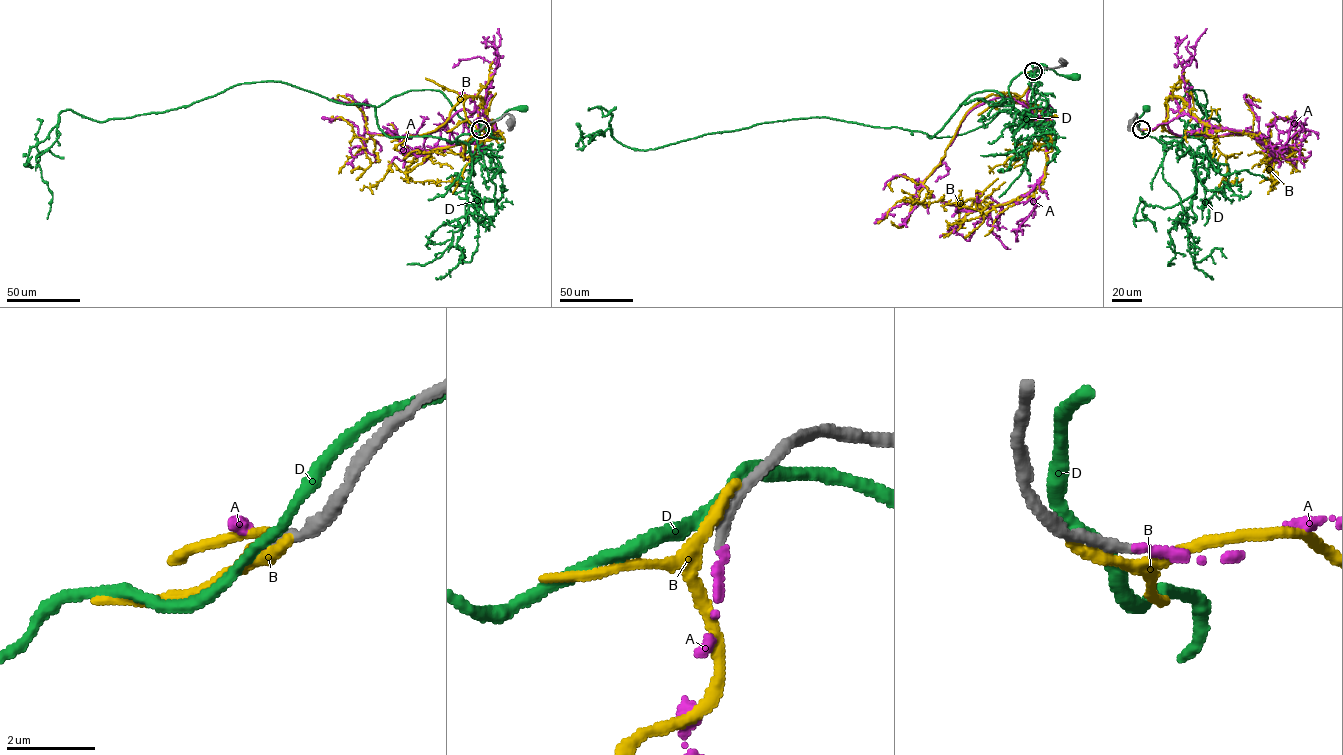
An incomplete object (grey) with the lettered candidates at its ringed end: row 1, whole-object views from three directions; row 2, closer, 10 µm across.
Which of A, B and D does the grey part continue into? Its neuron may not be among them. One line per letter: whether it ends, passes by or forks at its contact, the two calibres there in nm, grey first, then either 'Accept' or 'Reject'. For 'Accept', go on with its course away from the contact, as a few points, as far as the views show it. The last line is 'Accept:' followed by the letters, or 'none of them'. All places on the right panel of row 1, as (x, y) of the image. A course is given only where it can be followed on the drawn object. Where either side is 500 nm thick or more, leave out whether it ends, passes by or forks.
A: It ends there. Thickness 240 nm (grey) against 200 nm. Accept. Its course: (1141, 130), (1168, 123), (1180, 109), (1219, 129), (1249, 132), (1276, 146), (1280, 155), (1310, 134), (1293, 116)
B: It ends there. Thickness 360 nm (grey) against 340 nm. Reject
D: It passes by. Thickness 340 nm (grey) against 280 nm. Reject
Accept: A

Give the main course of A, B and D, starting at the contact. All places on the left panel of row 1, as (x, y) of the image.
A: (480, 130), (474, 123), (477, 109), (494, 130), (477, 142), (416, 155), (402, 142), (422, 126), (420, 116)
B: (480, 129), (466, 117), (469, 96), (481, 98), (492, 132), (435, 148), (405, 172), (391, 163), (359, 189)
D: (480, 129), (507, 110), (523, 109)

